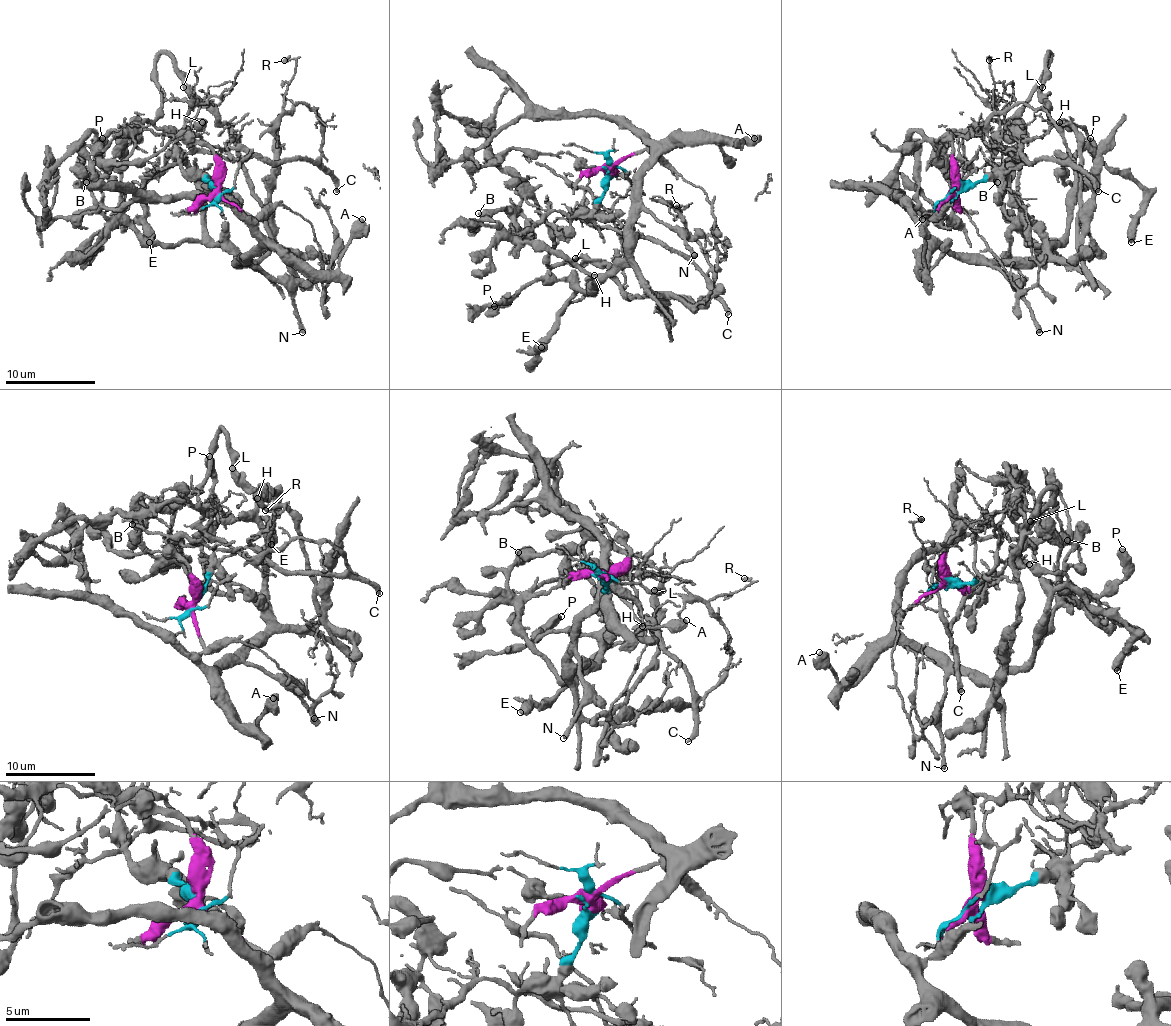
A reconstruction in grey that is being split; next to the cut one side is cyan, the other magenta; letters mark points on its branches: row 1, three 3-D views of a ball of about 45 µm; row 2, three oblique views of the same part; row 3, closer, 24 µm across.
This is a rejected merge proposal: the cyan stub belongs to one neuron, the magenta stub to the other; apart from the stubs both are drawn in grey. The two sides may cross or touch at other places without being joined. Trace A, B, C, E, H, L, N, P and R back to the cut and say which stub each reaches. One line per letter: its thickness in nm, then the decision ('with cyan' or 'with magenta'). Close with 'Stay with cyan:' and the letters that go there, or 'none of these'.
A: 650 nm thick; with magenta
B: 650 nm thick; with cyan
C: 360 nm thick; with cyan
E: 600 nm thick; with magenta
H: 750 nm thick; with magenta
L: 420 nm thick; with cyan
N: 400 nm thick; with magenta
P: 600 nm thick; with magenta
R: 190 nm thick; with cyan
Stay with cyan: B, C, L, R

